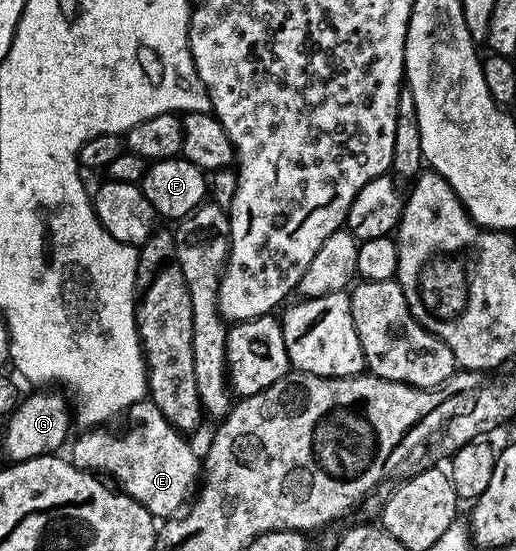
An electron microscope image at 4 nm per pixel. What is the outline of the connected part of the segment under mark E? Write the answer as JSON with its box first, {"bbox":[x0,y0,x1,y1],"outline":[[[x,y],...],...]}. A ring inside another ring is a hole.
{"bbox":[71,399,203,519],"outline":[[[148,399],[137,401],[131,408],[125,410],[123,420],[125,420],[125,426],[122,429],[89,427],[81,431],[78,437],[76,434],[71,441],[73,465],[80,469],[88,469],[91,473],[104,475],[106,478],[114,477],[118,481],[114,482],[119,486],[121,492],[138,501],[143,507],[147,507],[147,511],[155,519],[169,519],[180,514],[186,508],[190,498],[194,496],[195,486],[198,484],[199,474],[203,469],[199,453],[196,453],[185,442],[188,440],[177,432],[177,428],[171,423],[167,423],[167,419],[159,411],[159,407],[155,407],[153,401]]]}

